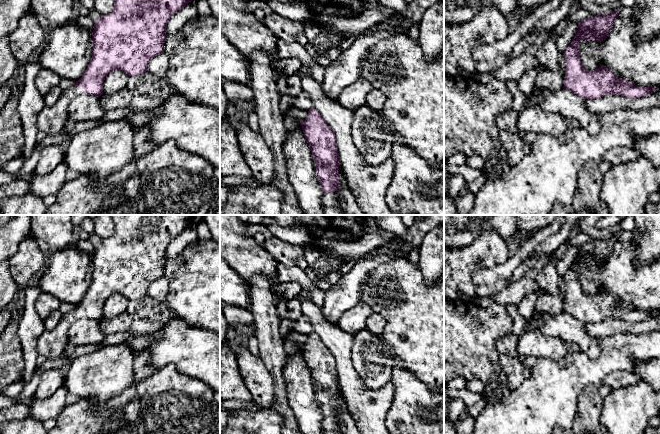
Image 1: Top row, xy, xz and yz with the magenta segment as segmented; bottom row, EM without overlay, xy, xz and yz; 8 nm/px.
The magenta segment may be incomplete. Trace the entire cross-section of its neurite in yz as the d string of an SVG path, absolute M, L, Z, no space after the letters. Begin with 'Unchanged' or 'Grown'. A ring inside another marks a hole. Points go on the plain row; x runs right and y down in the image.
Unchanged. M620 232L606 239L595 239L578 246L578 254L570 269L564 275L566 284L564 312L583 323L595 324L607 318L616 318L629 323L636 323L652 318L657 311L641 311L628 303L617 302L606 290L595 294L583 291L579 281L579 267L582 264L601 266L609 259L614 245L619 241Z

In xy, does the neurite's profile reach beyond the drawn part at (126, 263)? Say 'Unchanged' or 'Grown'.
Grown

